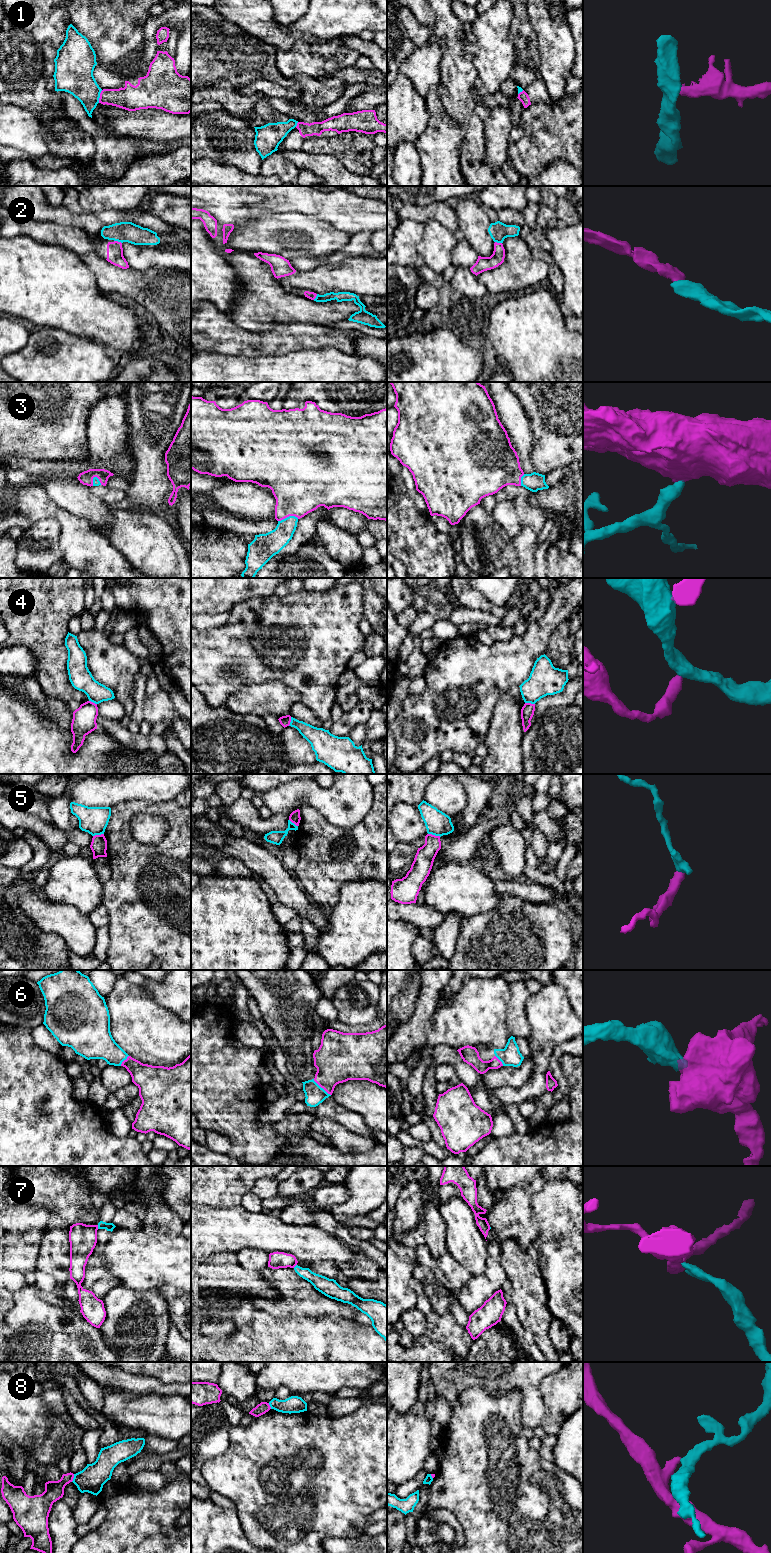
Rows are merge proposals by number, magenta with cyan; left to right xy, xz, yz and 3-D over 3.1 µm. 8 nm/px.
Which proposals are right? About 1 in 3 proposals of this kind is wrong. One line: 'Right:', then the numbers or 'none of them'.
Right: 2, 3, 6

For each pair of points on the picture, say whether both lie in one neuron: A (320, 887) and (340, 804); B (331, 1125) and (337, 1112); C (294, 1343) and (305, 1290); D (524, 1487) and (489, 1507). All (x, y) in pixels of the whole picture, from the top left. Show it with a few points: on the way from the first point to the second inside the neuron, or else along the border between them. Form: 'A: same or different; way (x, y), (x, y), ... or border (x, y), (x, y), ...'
A: different; border (317, 810), (340, 827), (358, 823)
B: different; border (316, 1116), (331, 1118), (353, 1133)
C: different; border (324, 1314), (317, 1316), (294, 1314), (277, 1317)
D: same; way (515, 1496), (512, 1499), (498, 1499)

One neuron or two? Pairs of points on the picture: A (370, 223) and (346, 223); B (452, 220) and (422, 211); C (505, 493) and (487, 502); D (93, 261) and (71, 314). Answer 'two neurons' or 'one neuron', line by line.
A: one neuron
B: one neuron
C: one neuron
D: two neurons

